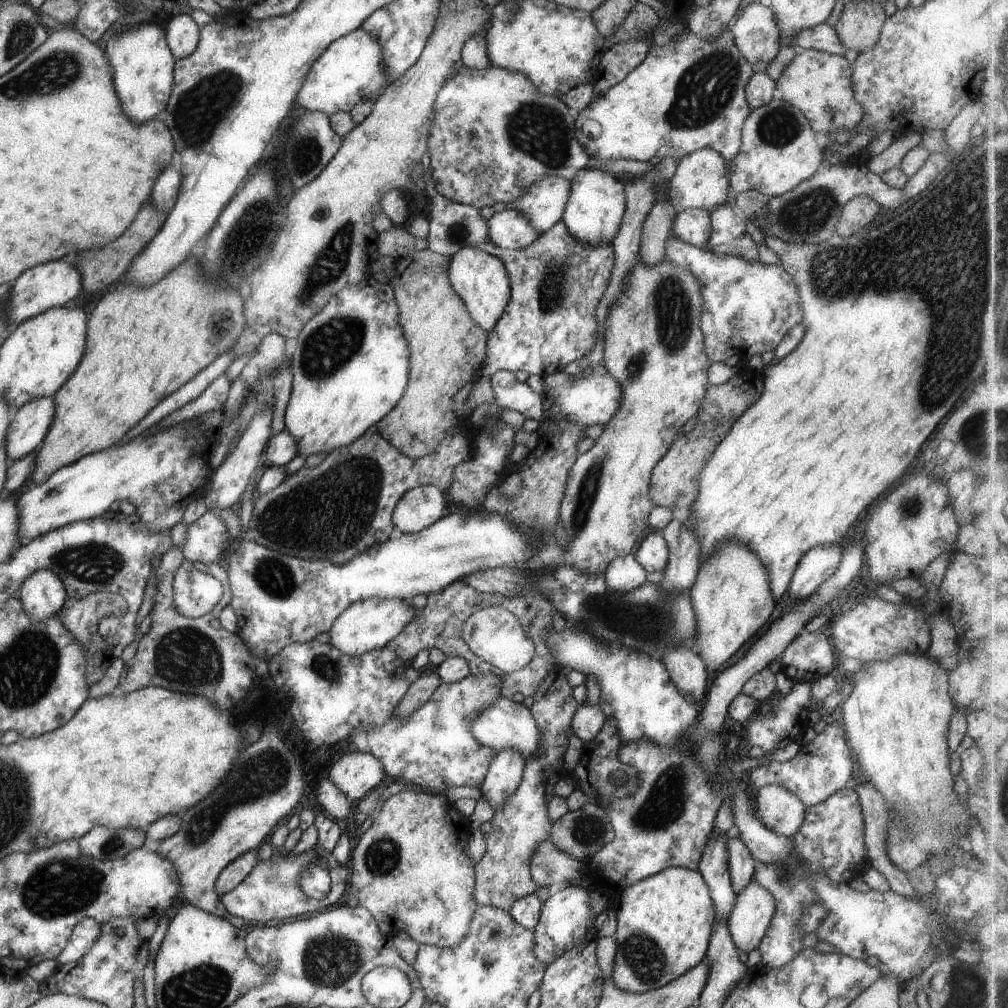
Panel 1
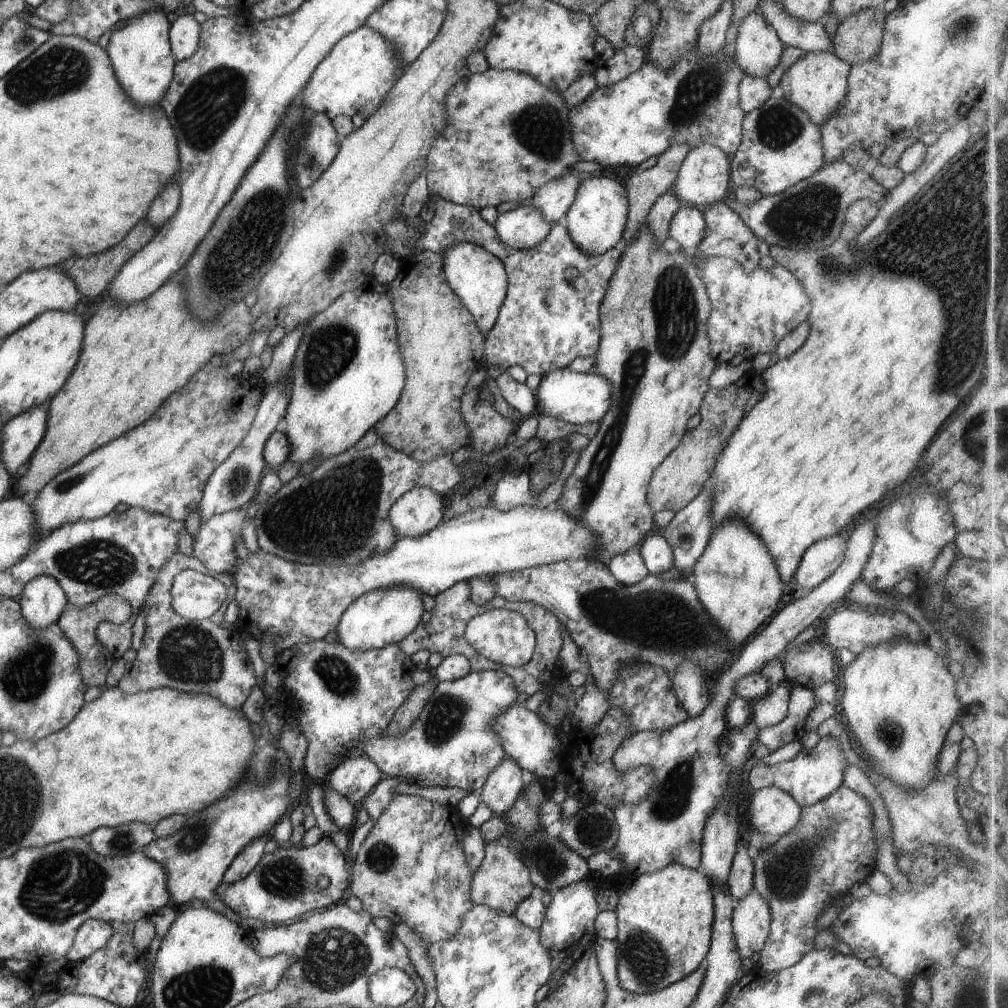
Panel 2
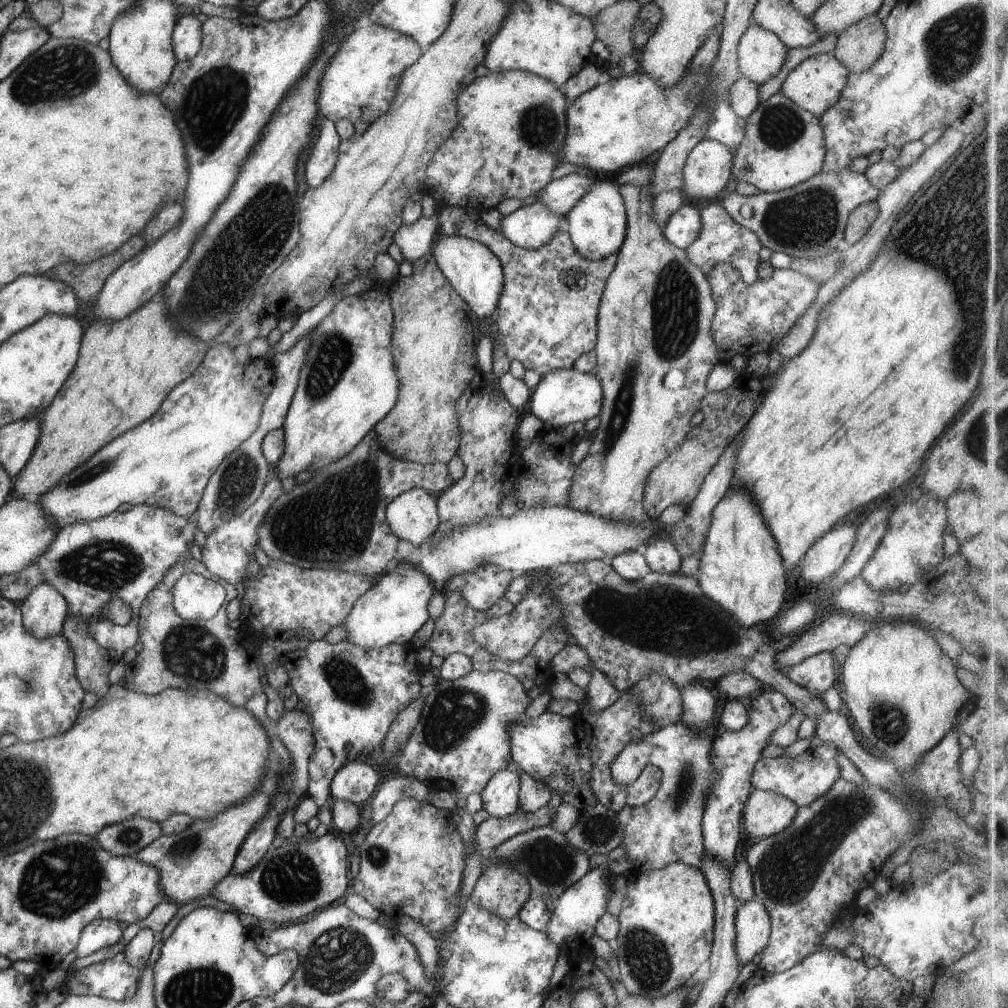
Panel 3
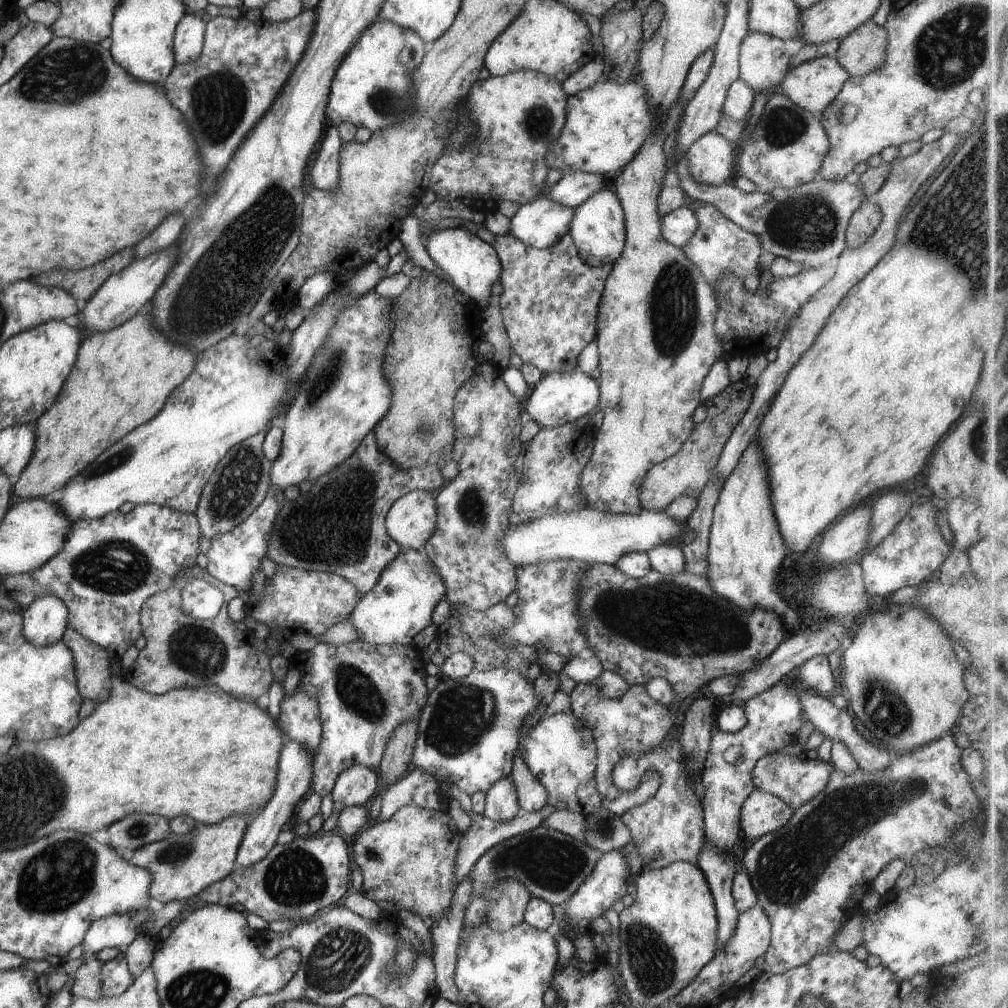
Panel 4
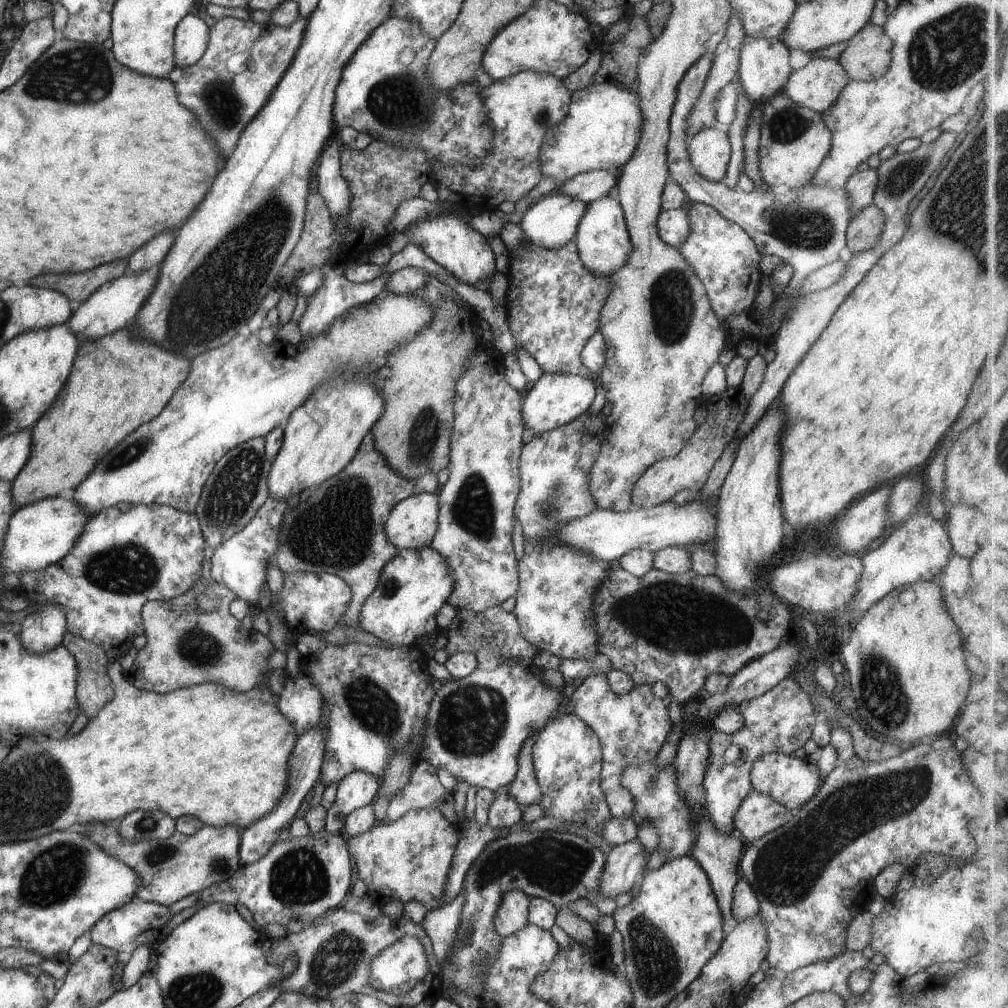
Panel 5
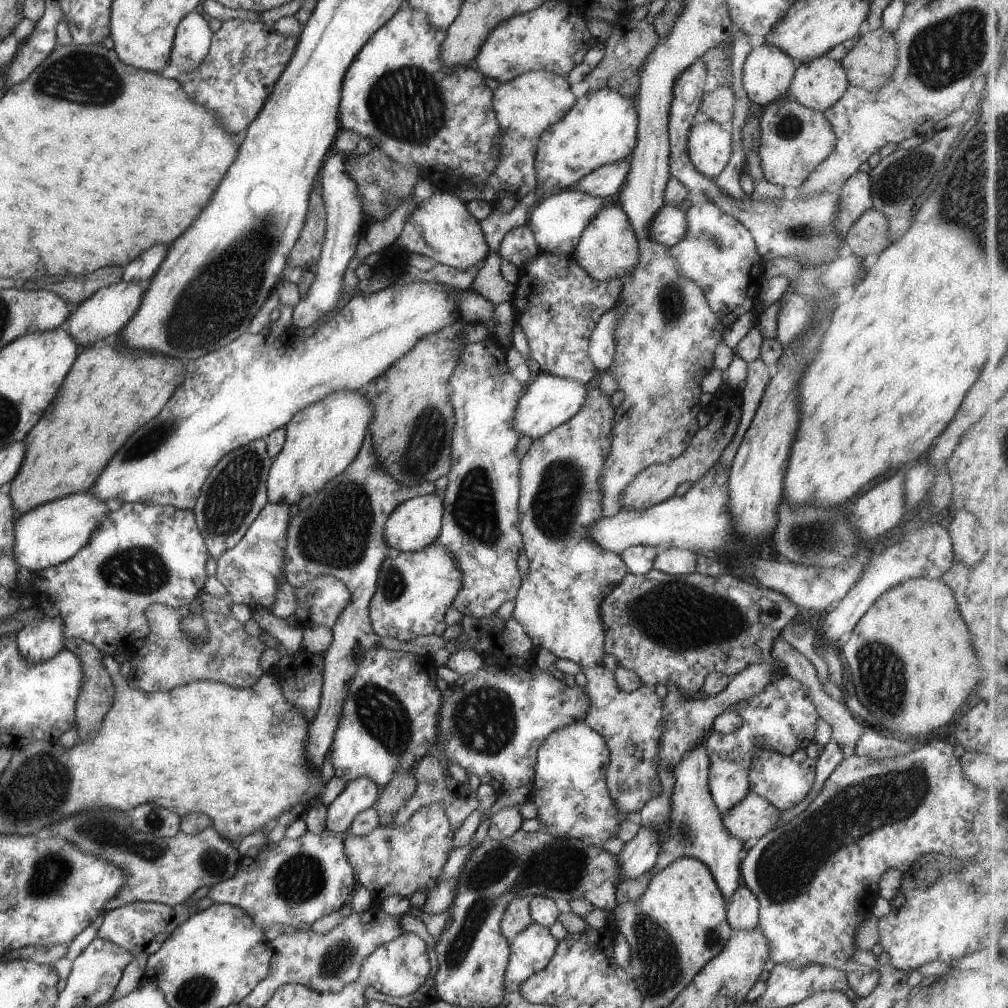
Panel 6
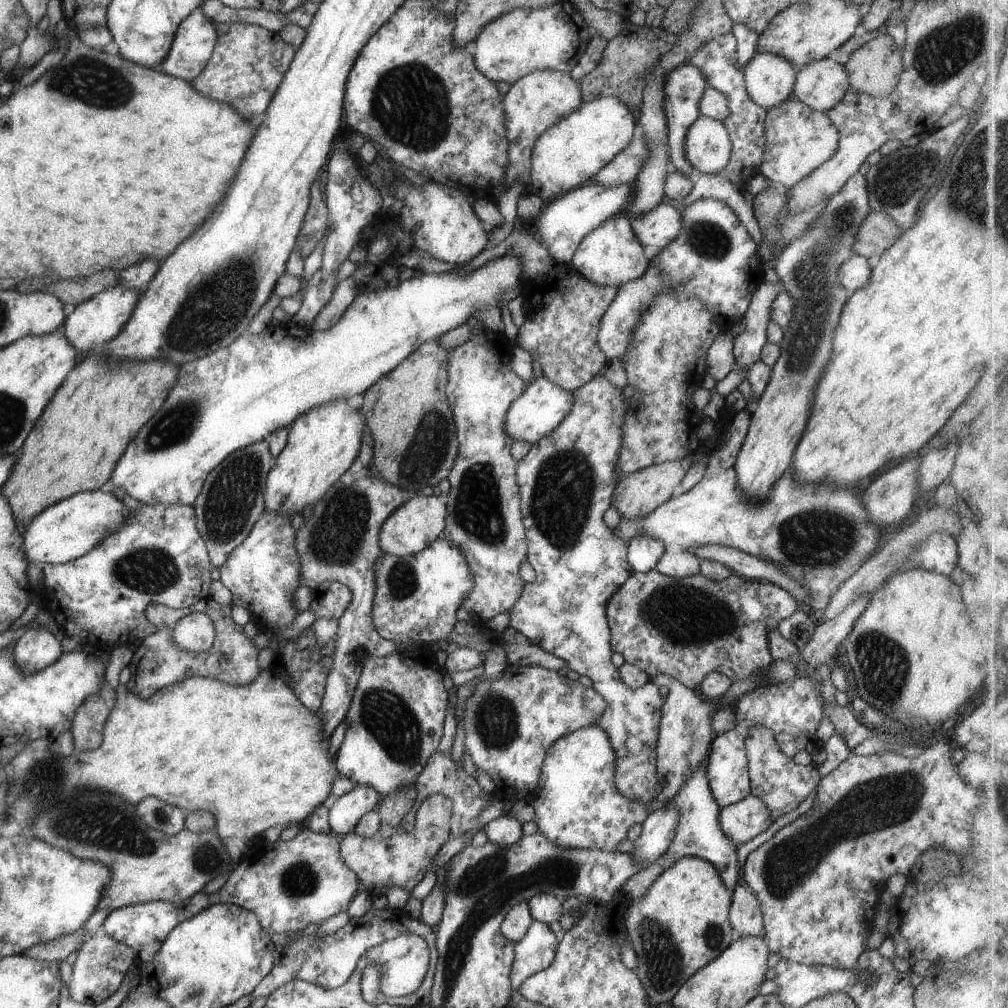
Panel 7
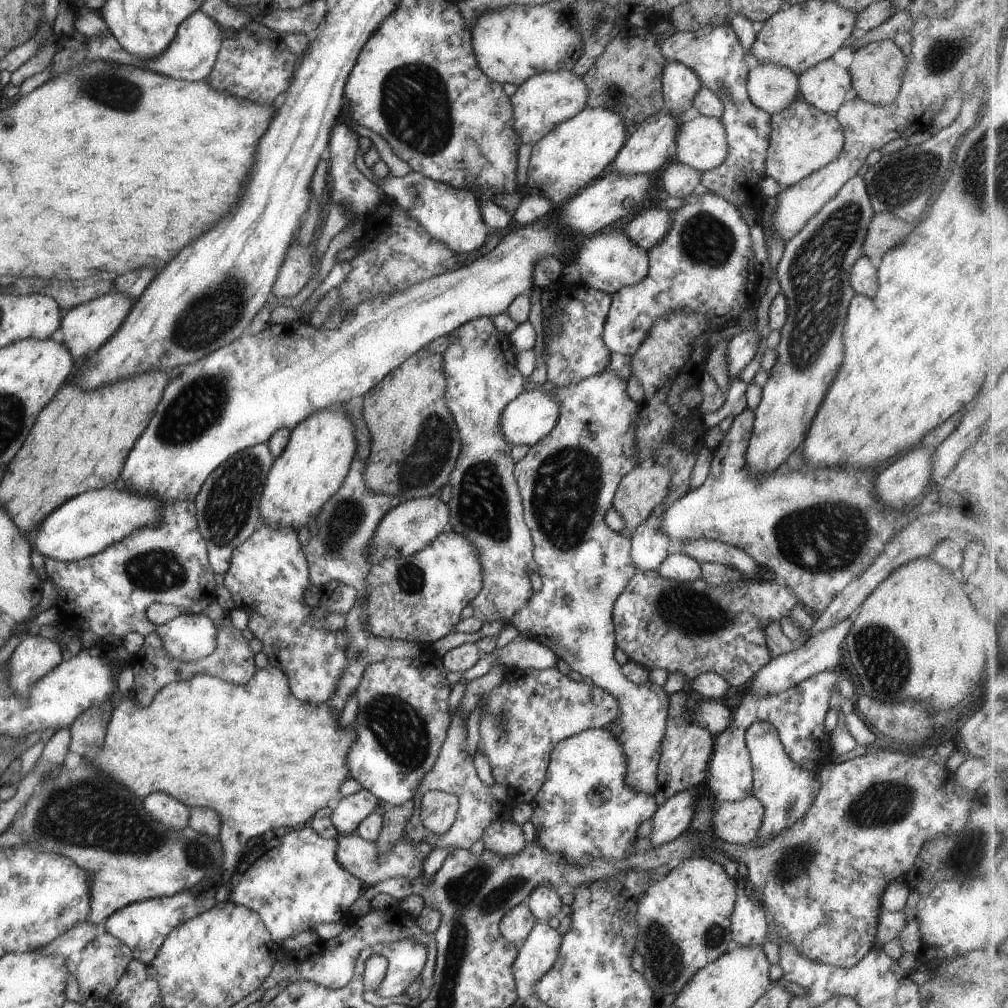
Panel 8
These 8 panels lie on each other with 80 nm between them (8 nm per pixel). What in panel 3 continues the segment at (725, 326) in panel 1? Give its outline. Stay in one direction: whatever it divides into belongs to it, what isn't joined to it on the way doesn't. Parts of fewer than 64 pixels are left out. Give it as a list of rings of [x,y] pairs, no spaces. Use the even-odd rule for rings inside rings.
[[[728,263],[713,266],[706,278],[717,306],[711,327],[718,347],[719,362],[722,363],[730,363],[736,354],[749,359],[756,353],[770,354],[776,350],[784,335],[812,306],[821,285],[805,274],[784,269],[774,269],[770,278],[758,278],[754,284],[748,285]]]

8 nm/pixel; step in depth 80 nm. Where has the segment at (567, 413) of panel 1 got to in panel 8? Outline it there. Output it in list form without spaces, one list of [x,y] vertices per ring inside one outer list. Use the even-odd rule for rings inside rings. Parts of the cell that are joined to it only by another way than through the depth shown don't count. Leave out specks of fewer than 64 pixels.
[[[528,386],[502,411],[500,428],[503,439],[514,446],[534,446],[556,426],[559,402],[546,393],[543,386]]]

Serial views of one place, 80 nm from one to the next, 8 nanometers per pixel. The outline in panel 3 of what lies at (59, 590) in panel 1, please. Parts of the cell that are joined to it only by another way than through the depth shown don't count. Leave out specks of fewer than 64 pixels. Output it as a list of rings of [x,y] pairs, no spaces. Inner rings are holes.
[[[50,583],[32,588],[22,606],[24,626],[37,639],[62,635],[70,610],[67,599]]]

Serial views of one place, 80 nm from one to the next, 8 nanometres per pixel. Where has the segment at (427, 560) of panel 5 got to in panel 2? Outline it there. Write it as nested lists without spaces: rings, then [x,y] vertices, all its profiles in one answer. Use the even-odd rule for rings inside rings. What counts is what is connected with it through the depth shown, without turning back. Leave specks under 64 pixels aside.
[[[394,586],[367,592],[359,596],[342,614],[336,627],[337,641],[352,650],[381,649],[386,645],[399,644],[422,622],[423,592],[416,587]]]

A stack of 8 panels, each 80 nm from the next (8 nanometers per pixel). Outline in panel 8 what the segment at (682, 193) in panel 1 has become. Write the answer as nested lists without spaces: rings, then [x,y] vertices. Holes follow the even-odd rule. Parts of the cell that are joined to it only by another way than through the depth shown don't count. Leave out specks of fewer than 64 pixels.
[[[700,115],[679,126],[671,158],[704,172],[724,162],[728,147],[720,119]]]

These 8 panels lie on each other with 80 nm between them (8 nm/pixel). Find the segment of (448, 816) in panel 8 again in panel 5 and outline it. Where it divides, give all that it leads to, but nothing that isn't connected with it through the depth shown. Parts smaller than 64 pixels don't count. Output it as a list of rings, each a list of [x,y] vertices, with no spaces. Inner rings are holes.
[[[439,808],[409,810],[395,821],[377,822],[368,832],[347,840],[349,855],[354,858],[356,874],[367,888],[367,897],[382,908],[384,903],[400,901],[401,904],[418,901],[428,910],[444,905],[445,882],[454,856],[459,836],[457,830]]]

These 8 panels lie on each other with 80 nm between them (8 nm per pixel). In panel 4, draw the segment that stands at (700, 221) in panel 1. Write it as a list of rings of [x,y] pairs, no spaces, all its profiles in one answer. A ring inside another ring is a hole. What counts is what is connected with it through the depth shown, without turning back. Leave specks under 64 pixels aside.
[[[682,205],[661,218],[662,236],[674,246],[683,247],[696,232],[698,221],[695,212]]]

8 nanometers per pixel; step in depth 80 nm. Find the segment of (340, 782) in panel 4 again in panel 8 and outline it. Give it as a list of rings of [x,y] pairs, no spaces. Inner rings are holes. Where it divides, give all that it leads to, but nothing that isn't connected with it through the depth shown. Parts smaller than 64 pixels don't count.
[[[368,789],[360,790],[353,795],[342,796],[338,806],[332,811],[331,821],[341,835],[357,832],[358,825],[379,809],[380,800]]]

